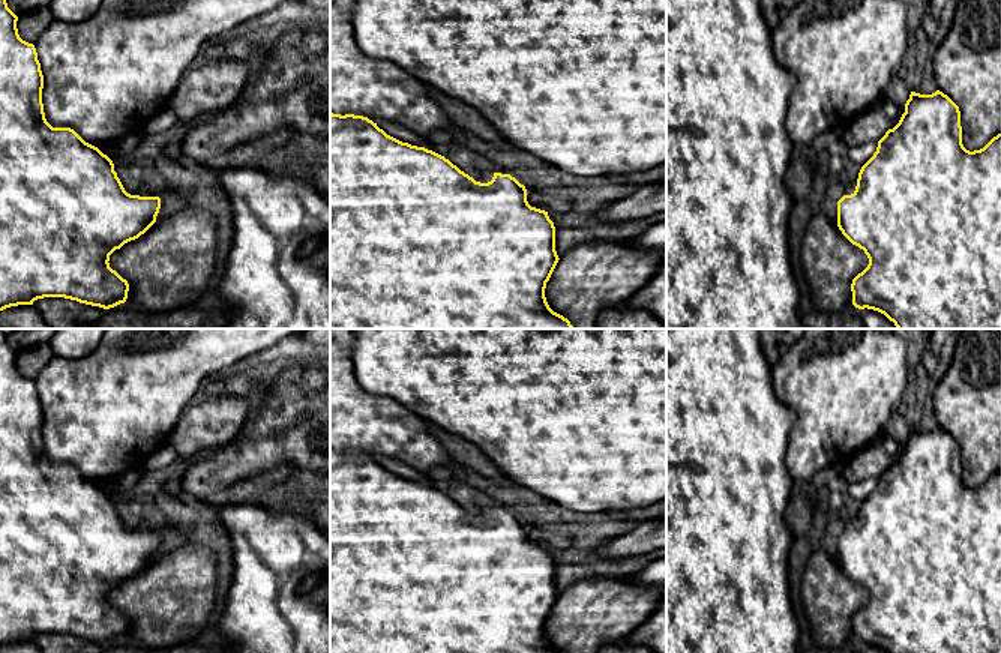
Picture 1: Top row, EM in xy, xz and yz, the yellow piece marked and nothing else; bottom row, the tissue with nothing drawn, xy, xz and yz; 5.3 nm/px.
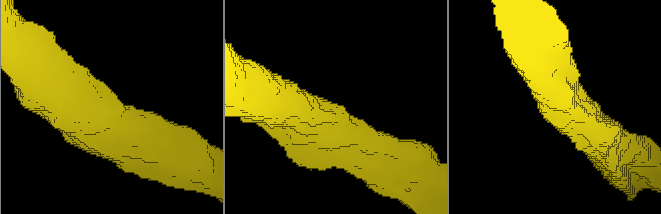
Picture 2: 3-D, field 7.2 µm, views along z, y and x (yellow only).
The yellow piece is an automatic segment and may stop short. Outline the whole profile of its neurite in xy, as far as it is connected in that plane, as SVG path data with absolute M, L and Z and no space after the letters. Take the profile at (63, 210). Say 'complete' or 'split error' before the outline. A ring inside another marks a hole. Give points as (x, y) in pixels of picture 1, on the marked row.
complete; M0 0L0 311L44 297L110 309L125 303L129 291L128 281L110 267L110 255L156 222L161 198L128 194L107 155L74 129L53 128L47 122L38 53L20 38L17 21L6 0Z

